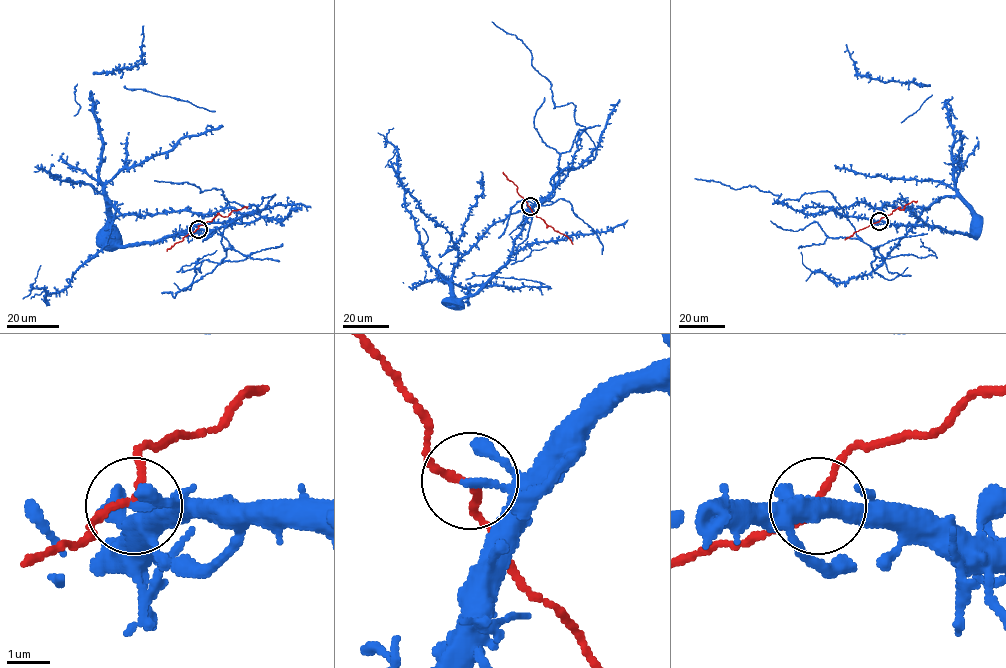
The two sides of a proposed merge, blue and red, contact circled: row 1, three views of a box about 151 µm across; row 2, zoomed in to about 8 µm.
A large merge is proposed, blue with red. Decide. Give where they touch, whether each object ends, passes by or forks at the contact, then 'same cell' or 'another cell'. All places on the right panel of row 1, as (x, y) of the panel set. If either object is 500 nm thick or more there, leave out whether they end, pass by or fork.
place (879, 221); blue ends; red passes by; another cell

